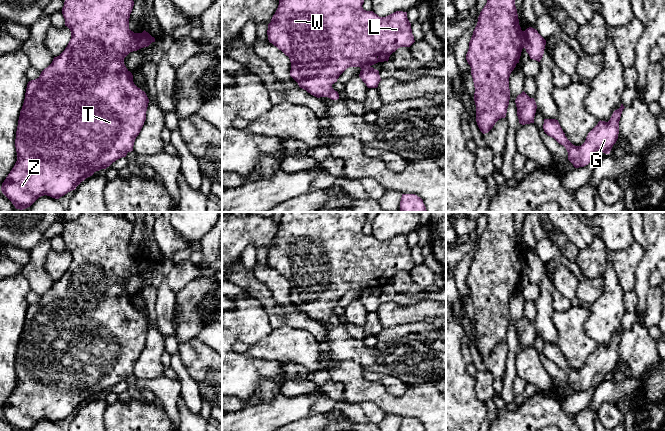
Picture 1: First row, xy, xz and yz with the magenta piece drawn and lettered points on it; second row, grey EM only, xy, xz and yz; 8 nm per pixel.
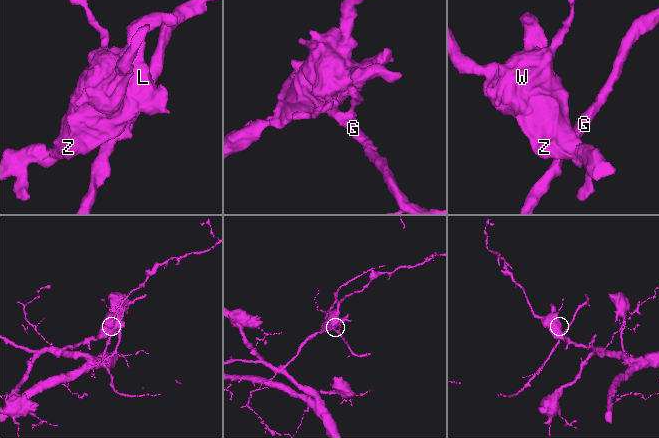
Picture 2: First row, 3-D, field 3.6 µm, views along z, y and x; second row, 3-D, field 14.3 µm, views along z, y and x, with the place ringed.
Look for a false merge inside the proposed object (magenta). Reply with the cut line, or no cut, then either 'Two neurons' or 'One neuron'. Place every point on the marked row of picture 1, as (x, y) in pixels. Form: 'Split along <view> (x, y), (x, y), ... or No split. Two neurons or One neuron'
Split along yz (522, 31), (524, 47). Two neurons

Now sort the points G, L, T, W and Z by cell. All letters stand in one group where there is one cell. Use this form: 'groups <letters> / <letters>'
groups G / L T W Z

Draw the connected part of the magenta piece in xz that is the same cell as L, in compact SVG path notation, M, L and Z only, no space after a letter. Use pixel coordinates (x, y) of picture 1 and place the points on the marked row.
M279 0L278 8L268 24L268 40L289 57L290 76L300 88L317 98L337 100L339 94L332 85L347 68L388 62L390 55L398 48L410 47L415 42L407 12L396 11L379 17L373 11L364 10L363 3L364 0Z

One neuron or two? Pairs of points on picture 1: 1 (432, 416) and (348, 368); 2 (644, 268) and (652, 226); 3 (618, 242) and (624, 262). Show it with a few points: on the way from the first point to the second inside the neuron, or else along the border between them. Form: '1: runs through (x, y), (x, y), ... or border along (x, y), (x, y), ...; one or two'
1: runs through (411, 405), (391, 405), (367, 389); one
2: runs through (651, 258), (653, 254), (653, 236); one
3: border along (635, 242), (620, 250), (608, 250); two

